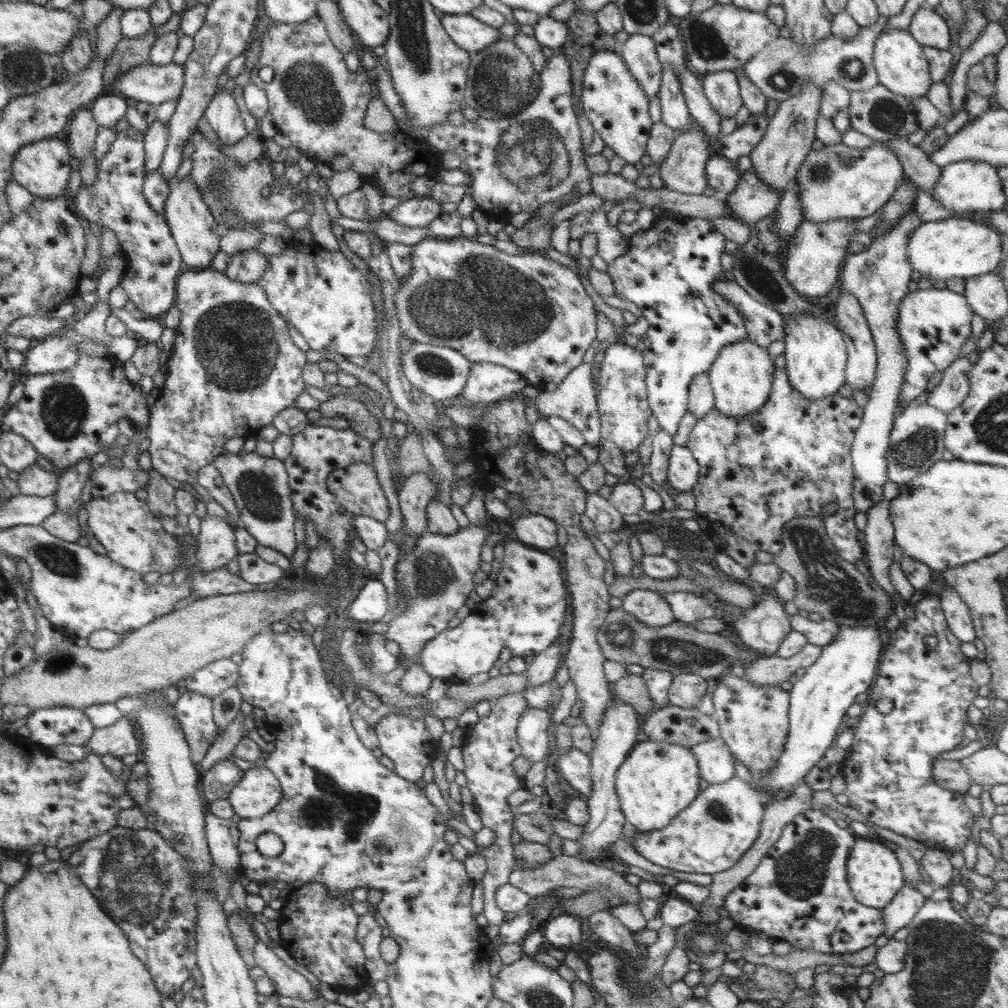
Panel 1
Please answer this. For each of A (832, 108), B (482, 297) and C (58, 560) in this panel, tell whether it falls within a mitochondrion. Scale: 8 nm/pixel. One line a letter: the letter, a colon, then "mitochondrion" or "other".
A: other
B: mitochondrion
C: mitochondrion

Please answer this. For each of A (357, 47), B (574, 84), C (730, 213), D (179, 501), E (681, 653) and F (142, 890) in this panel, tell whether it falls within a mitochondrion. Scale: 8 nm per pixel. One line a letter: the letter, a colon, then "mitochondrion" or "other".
A: other
B: other
C: other
D: other
E: mitochondrion
F: mitochondrion

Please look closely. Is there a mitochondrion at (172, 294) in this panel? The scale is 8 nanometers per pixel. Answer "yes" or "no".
no

